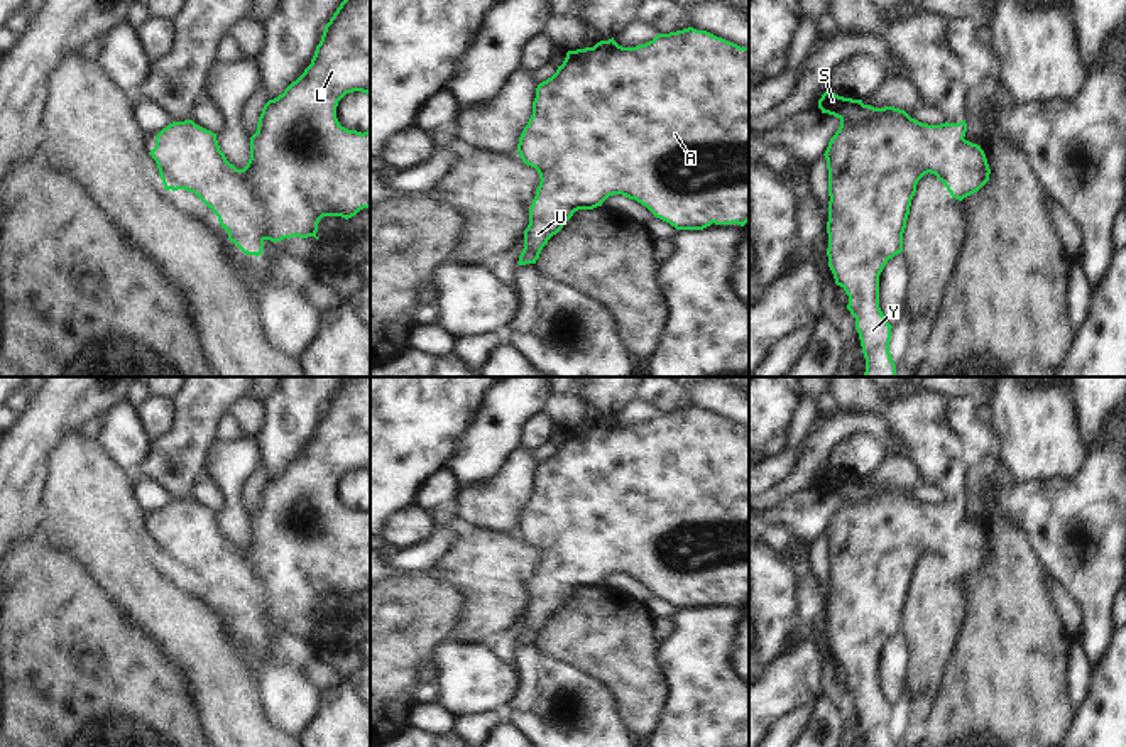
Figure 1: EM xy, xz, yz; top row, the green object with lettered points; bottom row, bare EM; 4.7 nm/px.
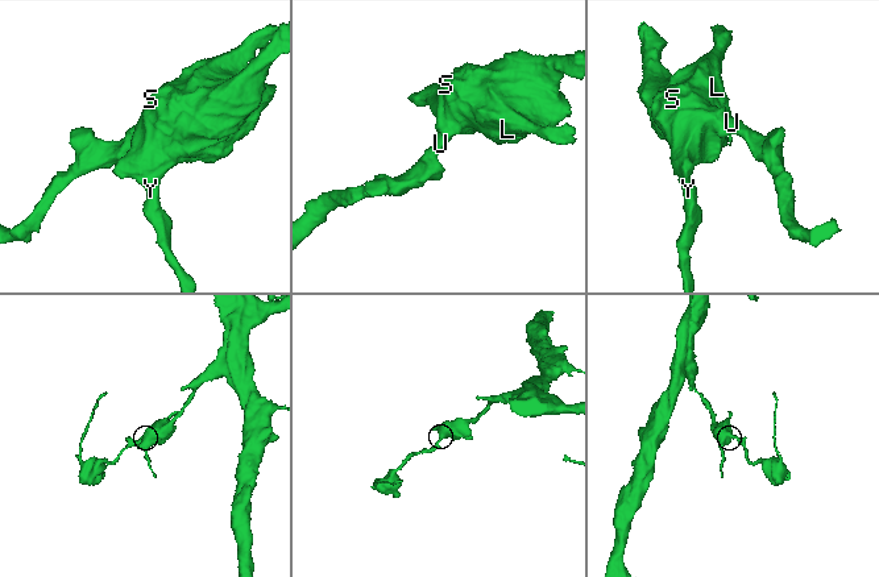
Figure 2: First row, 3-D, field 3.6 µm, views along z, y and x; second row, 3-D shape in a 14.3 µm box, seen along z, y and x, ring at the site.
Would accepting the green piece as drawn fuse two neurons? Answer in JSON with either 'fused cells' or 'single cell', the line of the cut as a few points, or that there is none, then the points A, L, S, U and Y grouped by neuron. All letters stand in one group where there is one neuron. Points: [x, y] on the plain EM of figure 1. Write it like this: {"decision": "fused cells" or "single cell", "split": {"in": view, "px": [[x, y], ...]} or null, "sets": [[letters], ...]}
{"decision": "single cell", "split": null, "sets": [["A", "L", "S", "U", "Y"]]}

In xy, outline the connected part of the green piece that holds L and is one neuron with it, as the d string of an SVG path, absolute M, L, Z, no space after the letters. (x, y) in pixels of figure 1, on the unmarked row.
M345 377L325 404L311 443L282 473L264 483L243 548L227 539L216 512L193 499L162 507L149 532L164 568L194 571L243 632L262 634L265 619L318 619L323 595L348 598L370 586L370 509L348 509L336 497L338 480L353 470L370 473L370 377Z

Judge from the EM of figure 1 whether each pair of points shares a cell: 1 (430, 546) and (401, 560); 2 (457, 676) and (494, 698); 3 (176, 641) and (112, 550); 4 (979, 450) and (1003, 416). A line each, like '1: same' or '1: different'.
1: same
2: same
3: same
4: different

